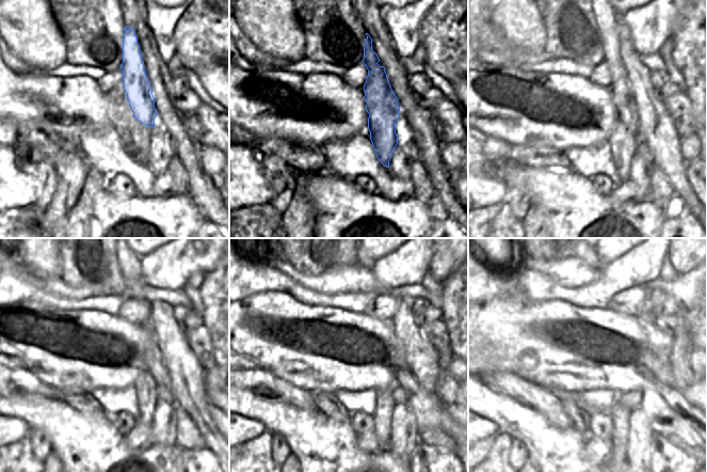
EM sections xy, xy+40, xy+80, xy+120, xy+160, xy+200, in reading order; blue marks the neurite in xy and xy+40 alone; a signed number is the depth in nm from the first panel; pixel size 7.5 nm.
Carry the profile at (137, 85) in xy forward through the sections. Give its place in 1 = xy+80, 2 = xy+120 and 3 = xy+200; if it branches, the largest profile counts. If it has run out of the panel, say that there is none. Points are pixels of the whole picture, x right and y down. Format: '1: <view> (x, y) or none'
1: xy+80 (623, 142)
2: xy+120 (145, 386)
3: xy+200 (621, 414)

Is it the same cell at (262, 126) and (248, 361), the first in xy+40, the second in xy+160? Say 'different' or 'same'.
same

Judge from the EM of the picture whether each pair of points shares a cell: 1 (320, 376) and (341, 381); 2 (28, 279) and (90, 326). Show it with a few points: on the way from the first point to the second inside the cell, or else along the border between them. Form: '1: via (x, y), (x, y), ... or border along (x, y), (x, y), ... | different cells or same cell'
1: via (325, 376), (336, 376) | same cell
2: border along (43, 304), (55, 309), (93, 309) | different cells

